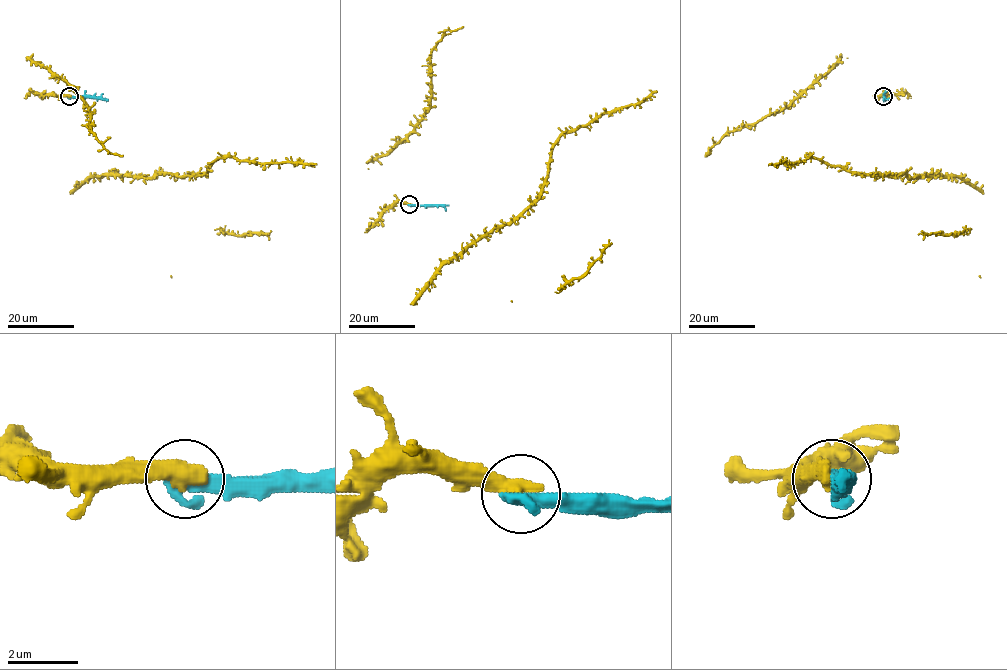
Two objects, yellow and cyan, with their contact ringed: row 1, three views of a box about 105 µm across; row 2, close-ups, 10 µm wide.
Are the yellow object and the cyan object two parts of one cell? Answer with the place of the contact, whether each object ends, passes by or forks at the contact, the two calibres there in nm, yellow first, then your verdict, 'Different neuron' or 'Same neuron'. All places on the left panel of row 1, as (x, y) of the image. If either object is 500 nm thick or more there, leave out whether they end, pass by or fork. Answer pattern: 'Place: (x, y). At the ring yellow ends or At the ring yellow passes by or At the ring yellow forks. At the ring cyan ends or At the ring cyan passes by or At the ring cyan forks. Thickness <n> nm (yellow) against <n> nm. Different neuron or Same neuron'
Place: (69, 96). Thickness 550 nm (yellow) against 600 nm. Same neuron

